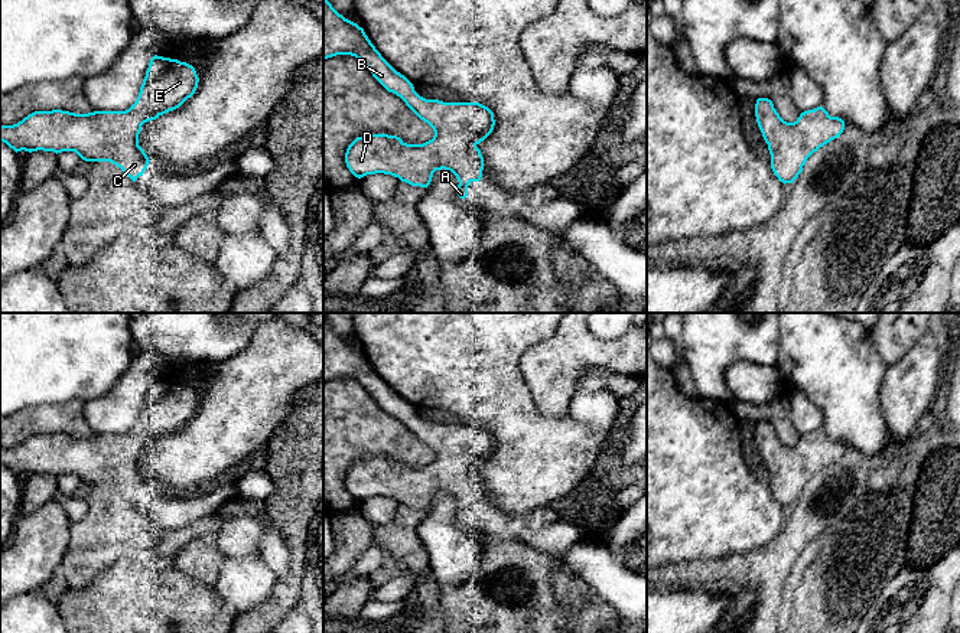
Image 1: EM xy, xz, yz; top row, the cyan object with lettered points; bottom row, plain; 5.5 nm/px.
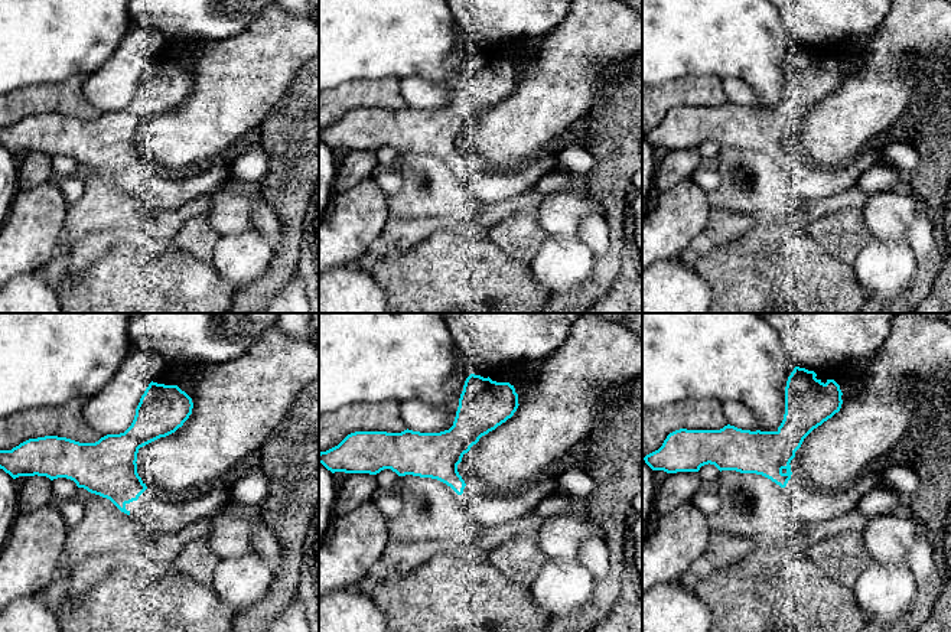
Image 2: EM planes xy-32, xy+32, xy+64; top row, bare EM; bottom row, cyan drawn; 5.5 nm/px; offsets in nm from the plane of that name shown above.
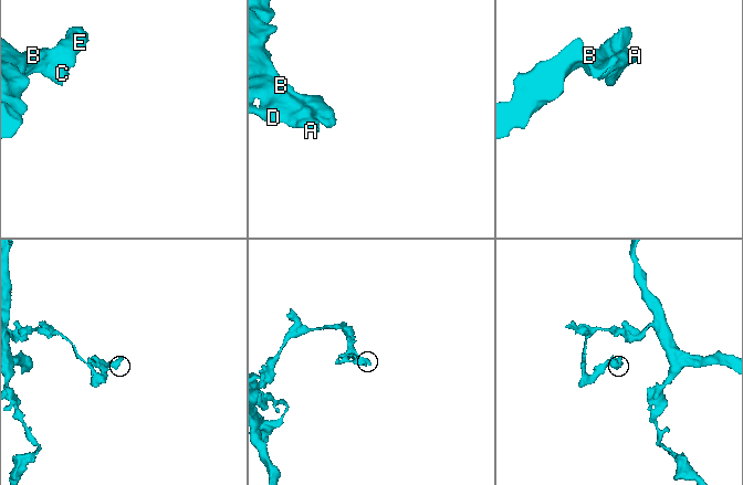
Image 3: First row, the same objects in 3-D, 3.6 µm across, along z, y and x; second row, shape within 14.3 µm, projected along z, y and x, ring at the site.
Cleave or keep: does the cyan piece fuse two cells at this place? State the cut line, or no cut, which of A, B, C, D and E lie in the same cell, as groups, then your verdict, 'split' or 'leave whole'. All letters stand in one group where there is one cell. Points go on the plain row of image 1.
no cut; A B C D E; leave whole

